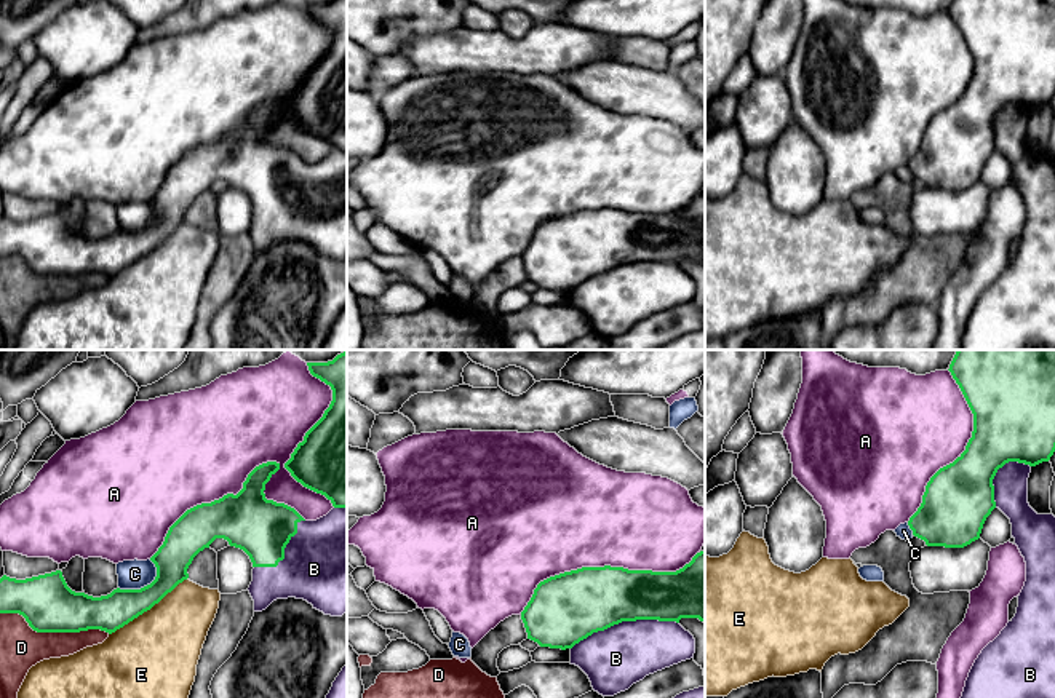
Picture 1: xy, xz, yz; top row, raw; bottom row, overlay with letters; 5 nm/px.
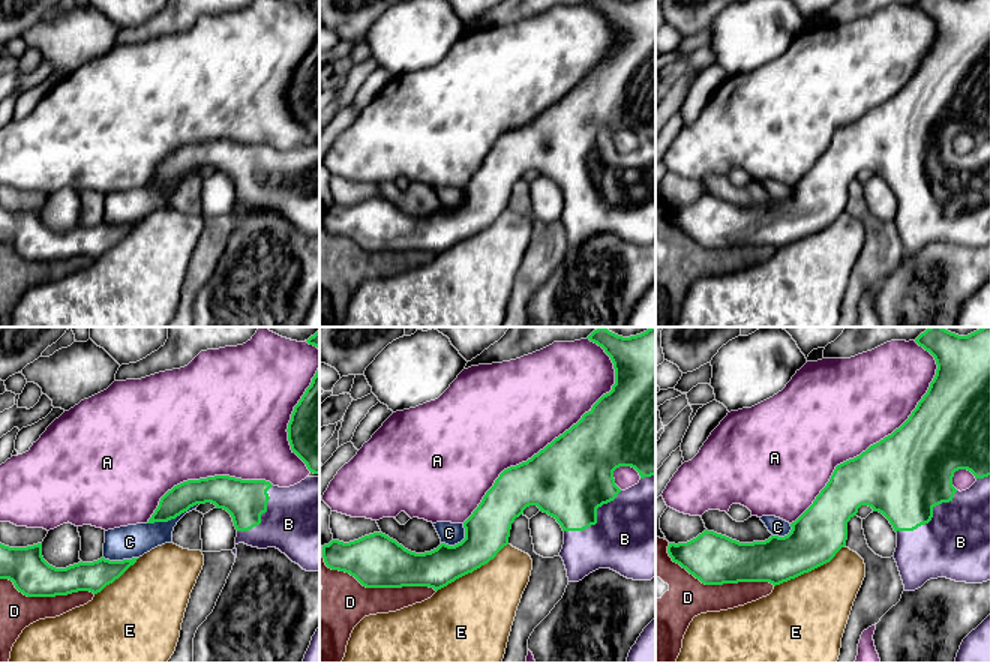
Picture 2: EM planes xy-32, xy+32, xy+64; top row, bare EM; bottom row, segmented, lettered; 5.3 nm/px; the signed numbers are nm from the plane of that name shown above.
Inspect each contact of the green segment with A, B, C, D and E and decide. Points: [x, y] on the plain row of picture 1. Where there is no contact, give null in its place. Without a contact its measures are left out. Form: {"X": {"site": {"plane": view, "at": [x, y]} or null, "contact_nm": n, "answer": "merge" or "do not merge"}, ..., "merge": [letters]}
{"A": {"site": {"plane": "xy", "at": [214, 142]}, "contact_nm": 800, "answer": "do not merge"}, "B": {"site": {"plane": "xz", "at": [624, 262]}, "contact_nm": 550, "answer": "merge"}, "C": {"site": {"plane": "xy", "at": [144, 229]}, "contact_nm": 220, "answer": "do not merge"}, "D": {"site": {"plane": "xy", "at": [55, 273]}, "contact_nm": 550, "answer": "do not merge"}, "E": {"site": {"plane": "xy", "at": [147, 251]}, "contact_nm": 500, "answer": "do not merge"}, "merge": ["B"]}

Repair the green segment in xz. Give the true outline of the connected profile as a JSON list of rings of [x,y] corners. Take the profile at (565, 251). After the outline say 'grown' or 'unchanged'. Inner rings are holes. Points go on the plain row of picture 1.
[[[705,193],[676,214],[628,212],[623,209],[582,209],[550,219],[537,227],[521,262],[528,281],[540,289],[571,292],[571,307],[579,308],[591,329],[603,339],[628,332],[646,318],[694,300],[695,281],[681,267],[681,260],[705,265]]]; grown

